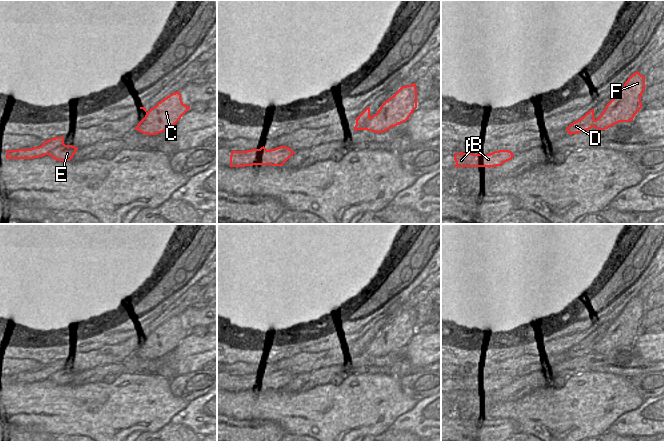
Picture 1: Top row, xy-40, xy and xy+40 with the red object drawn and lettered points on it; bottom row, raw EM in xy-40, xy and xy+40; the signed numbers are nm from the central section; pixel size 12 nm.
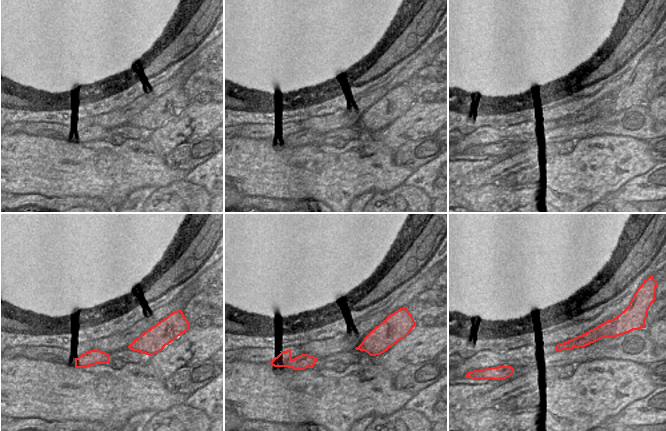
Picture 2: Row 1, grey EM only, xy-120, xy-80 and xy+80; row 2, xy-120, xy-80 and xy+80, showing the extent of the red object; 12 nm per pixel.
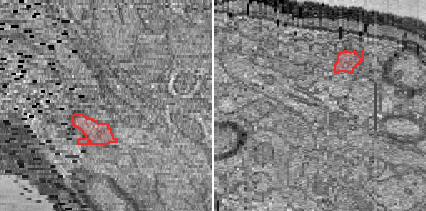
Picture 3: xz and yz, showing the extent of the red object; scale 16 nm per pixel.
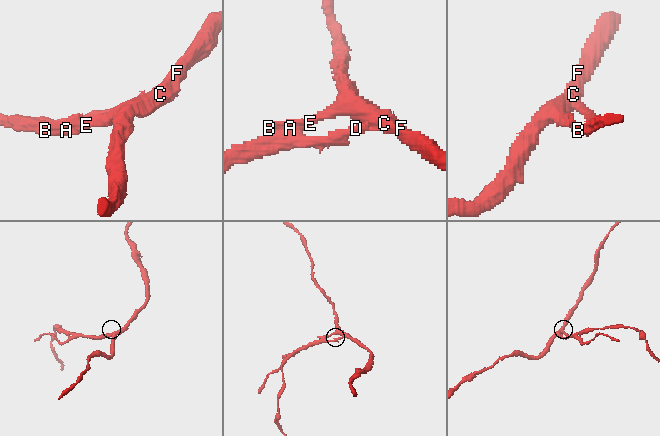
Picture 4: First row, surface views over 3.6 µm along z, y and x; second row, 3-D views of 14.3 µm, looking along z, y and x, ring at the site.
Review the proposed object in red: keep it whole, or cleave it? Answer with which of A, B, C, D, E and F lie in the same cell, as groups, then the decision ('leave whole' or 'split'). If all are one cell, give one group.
A B C E F / D | split

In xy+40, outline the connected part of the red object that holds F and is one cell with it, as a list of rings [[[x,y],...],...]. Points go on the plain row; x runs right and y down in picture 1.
[[[637,295],[628,302],[618,318],[606,329],[593,351],[605,354],[620,346],[633,345],[634,340],[642,332],[641,320],[644,314],[645,300]]]

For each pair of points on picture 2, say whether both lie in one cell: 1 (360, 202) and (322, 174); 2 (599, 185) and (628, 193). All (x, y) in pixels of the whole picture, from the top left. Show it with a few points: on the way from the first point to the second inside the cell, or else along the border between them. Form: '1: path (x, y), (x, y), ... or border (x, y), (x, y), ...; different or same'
1: border (375, 193), (364, 192), (351, 202); different
2: border (636, 176), (616, 190), (610, 191), (602, 200); different

